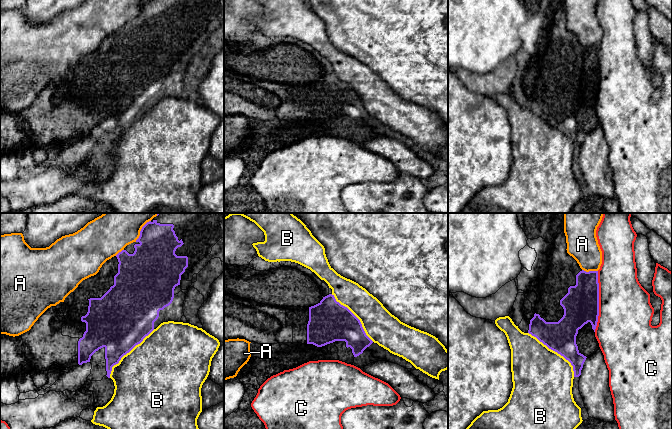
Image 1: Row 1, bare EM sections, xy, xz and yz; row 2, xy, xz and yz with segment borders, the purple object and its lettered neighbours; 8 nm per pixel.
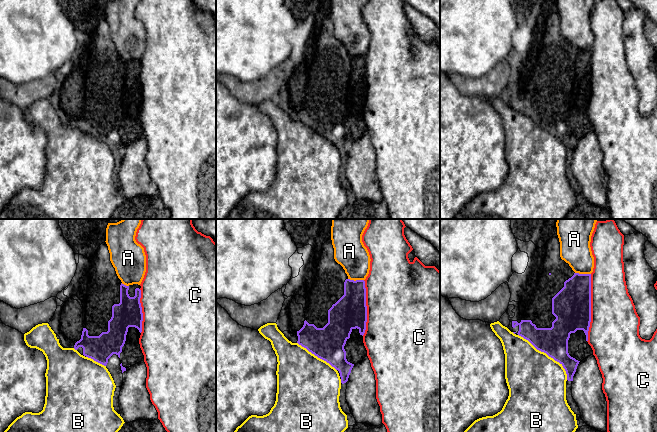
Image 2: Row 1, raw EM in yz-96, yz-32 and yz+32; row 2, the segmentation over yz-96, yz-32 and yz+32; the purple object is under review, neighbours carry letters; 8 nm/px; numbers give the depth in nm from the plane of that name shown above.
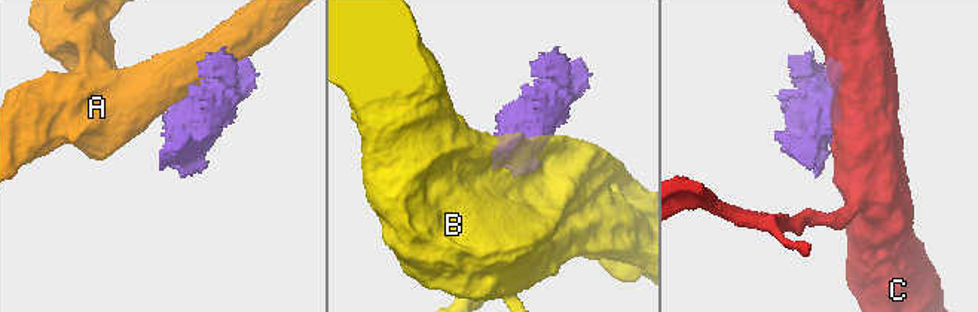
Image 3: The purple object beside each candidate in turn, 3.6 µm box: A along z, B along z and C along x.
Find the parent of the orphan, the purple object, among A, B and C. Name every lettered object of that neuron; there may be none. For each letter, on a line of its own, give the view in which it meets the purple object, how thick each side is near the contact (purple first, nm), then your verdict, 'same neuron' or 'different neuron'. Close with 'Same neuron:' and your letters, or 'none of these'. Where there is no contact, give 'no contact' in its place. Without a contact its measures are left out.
A: contact in xy; calibres 340 and 360 nm; different neuron
B: contact in yz; calibres 240 and 480 nm; different neuron
C: contact in yz; calibres 280 and 440 nm; different neuron
Same neuron: none of these

